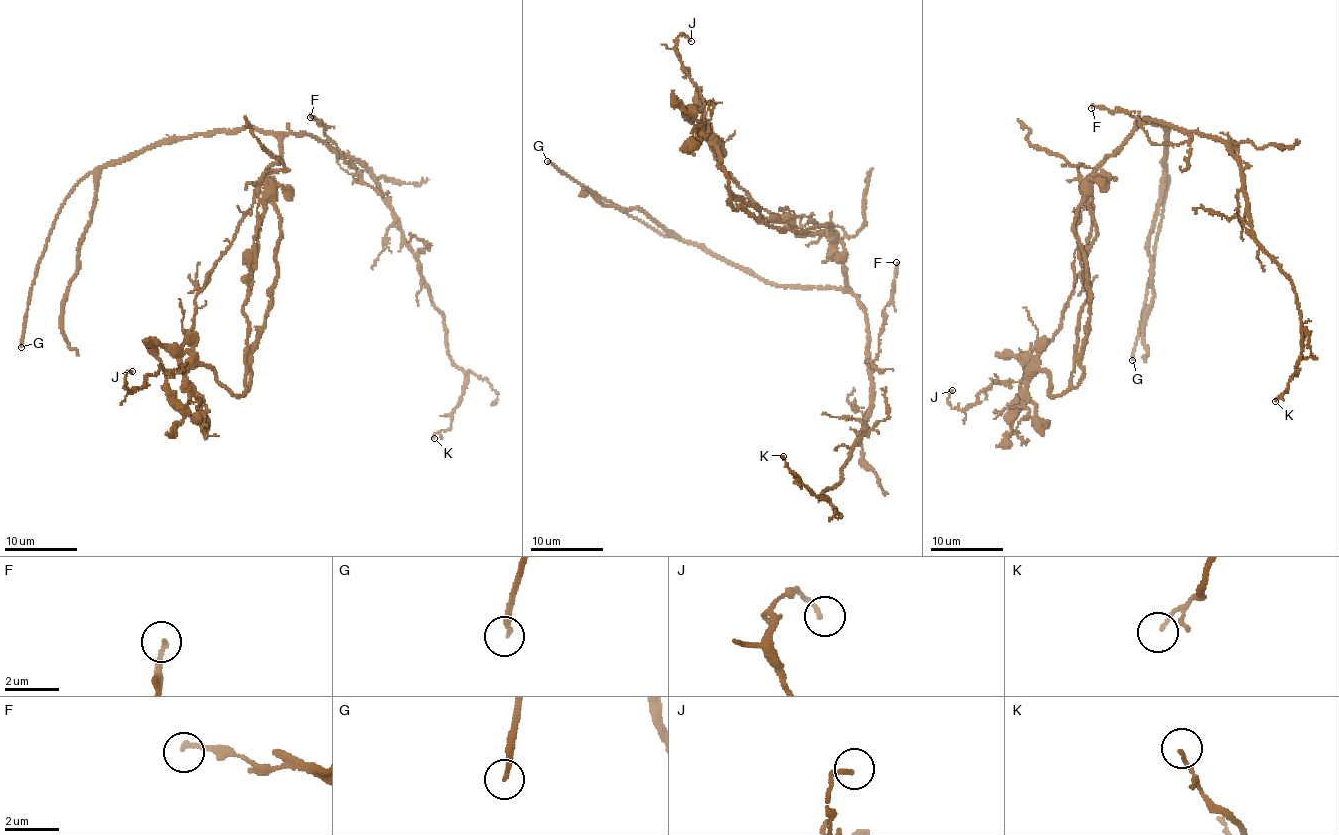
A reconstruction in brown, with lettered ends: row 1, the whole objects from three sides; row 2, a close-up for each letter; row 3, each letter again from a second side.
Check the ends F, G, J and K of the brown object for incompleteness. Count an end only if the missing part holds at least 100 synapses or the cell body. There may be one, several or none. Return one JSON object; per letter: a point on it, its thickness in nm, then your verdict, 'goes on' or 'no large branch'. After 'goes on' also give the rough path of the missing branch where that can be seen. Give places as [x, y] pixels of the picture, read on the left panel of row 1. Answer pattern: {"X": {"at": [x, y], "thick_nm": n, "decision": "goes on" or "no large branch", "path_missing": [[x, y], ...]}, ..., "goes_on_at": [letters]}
{"F": {"at": [310, 117], "thick_nm": 170, "decision": "no large branch"}, "G": {"at": [21, 347], "thick_nm": 170, "decision": "goes on"}, "J": {"at": [132, 371], "thick_nm": 140, "decision": "no large branch"}, "K": {"at": [434, 438], "thick_nm": 110, "decision": "no large branch"}, "goes_on_at": ["G"]}

